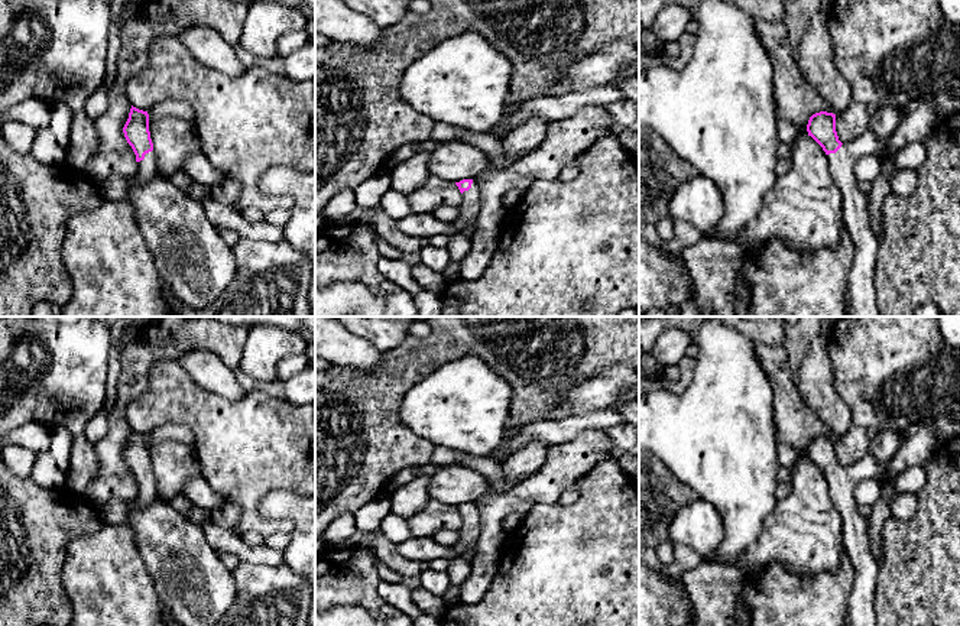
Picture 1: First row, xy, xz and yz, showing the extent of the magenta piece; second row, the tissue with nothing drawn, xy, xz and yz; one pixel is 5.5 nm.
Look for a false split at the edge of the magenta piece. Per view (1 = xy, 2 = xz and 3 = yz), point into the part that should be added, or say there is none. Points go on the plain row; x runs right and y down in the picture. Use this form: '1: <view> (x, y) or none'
1: xy (114, 511)
2: xz (469, 532)
3: yz (855, 528)

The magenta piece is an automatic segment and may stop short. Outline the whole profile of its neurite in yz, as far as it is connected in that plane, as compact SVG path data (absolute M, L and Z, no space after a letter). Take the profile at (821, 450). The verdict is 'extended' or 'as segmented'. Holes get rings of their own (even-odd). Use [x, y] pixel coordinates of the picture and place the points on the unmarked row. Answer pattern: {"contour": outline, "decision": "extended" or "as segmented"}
{"contour": "M827 435L813 438L807 455L828 481L831 499L843 518L844 552L849 554L856 571L847 626L876 626L878 562L870 551L866 518L860 515L854 500L854 489L865 479L883 476L888 464L866 453L859 461L843 468L836 455L836 438Z", "decision": "extended"}

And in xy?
{"contour": "M132 429L123 457L136 479L136 497L133 500L113 499L104 503L98 509L104 523L124 523L133 503L149 505L159 496L149 455L147 435Z", "decision": "extended"}

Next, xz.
{"contour": "M463 503L460 506L455 506L455 509L463 519L463 526L458 531L460 539L474 552L479 545L481 528L477 506L473 503Z", "decision": "extended"}

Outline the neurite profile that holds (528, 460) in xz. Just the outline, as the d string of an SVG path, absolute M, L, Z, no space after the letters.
M533 440L509 454L502 464L503 479L513 486L538 473L547 460L548 448L547 442Z

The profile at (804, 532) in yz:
M798 457L791 467L792 492L776 500L756 542L733 565L747 573L755 565L779 564L798 578L836 571L844 554L843 518L823 471Z

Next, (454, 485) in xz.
M464 466L440 467L428 479L429 497L454 507L463 503L477 505L489 492L492 487L487 479Z

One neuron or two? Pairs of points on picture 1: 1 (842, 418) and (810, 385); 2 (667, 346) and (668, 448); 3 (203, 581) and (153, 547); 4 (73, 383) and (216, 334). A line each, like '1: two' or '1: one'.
1: one
2: two
3: one
4: two

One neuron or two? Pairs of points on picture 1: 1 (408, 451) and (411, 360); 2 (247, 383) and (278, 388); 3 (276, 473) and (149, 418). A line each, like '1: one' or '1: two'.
1: one
2: one
3: one

